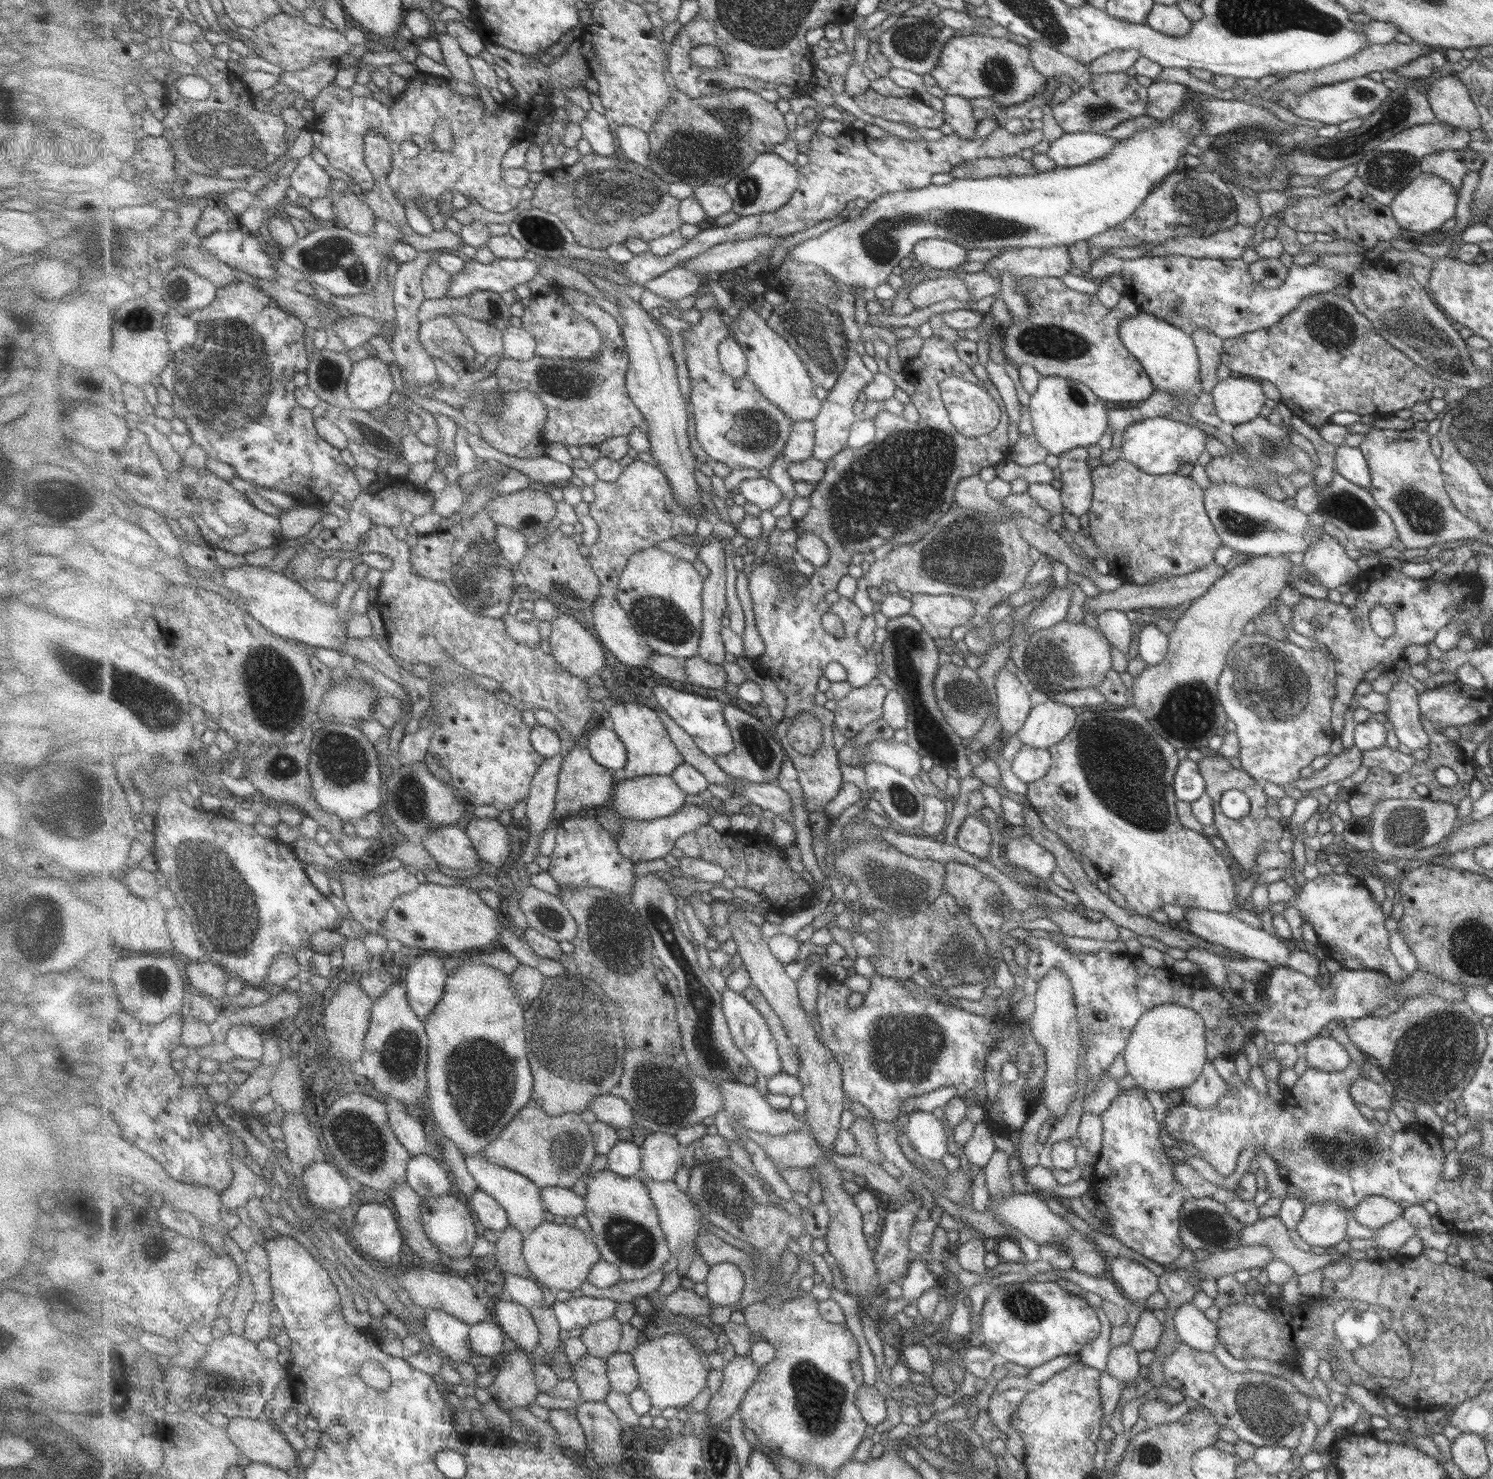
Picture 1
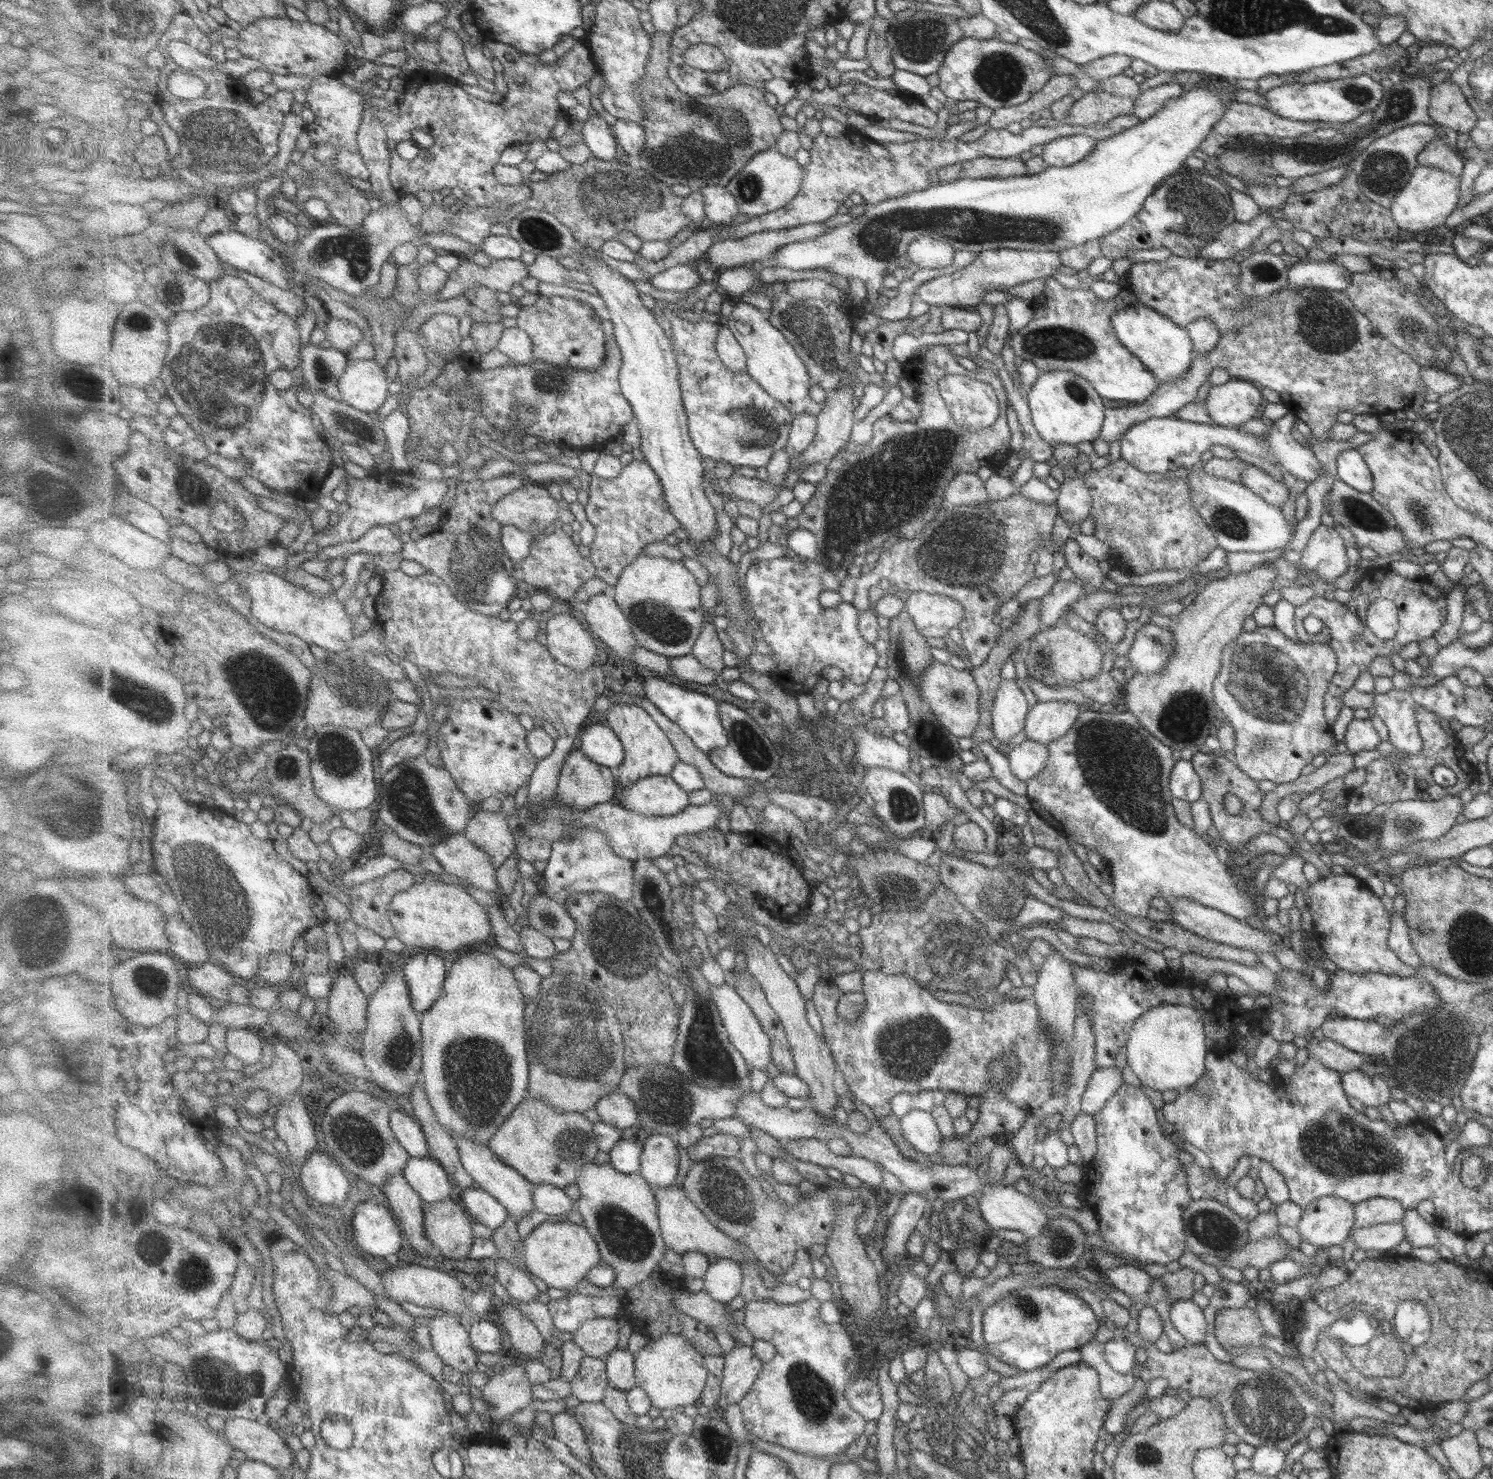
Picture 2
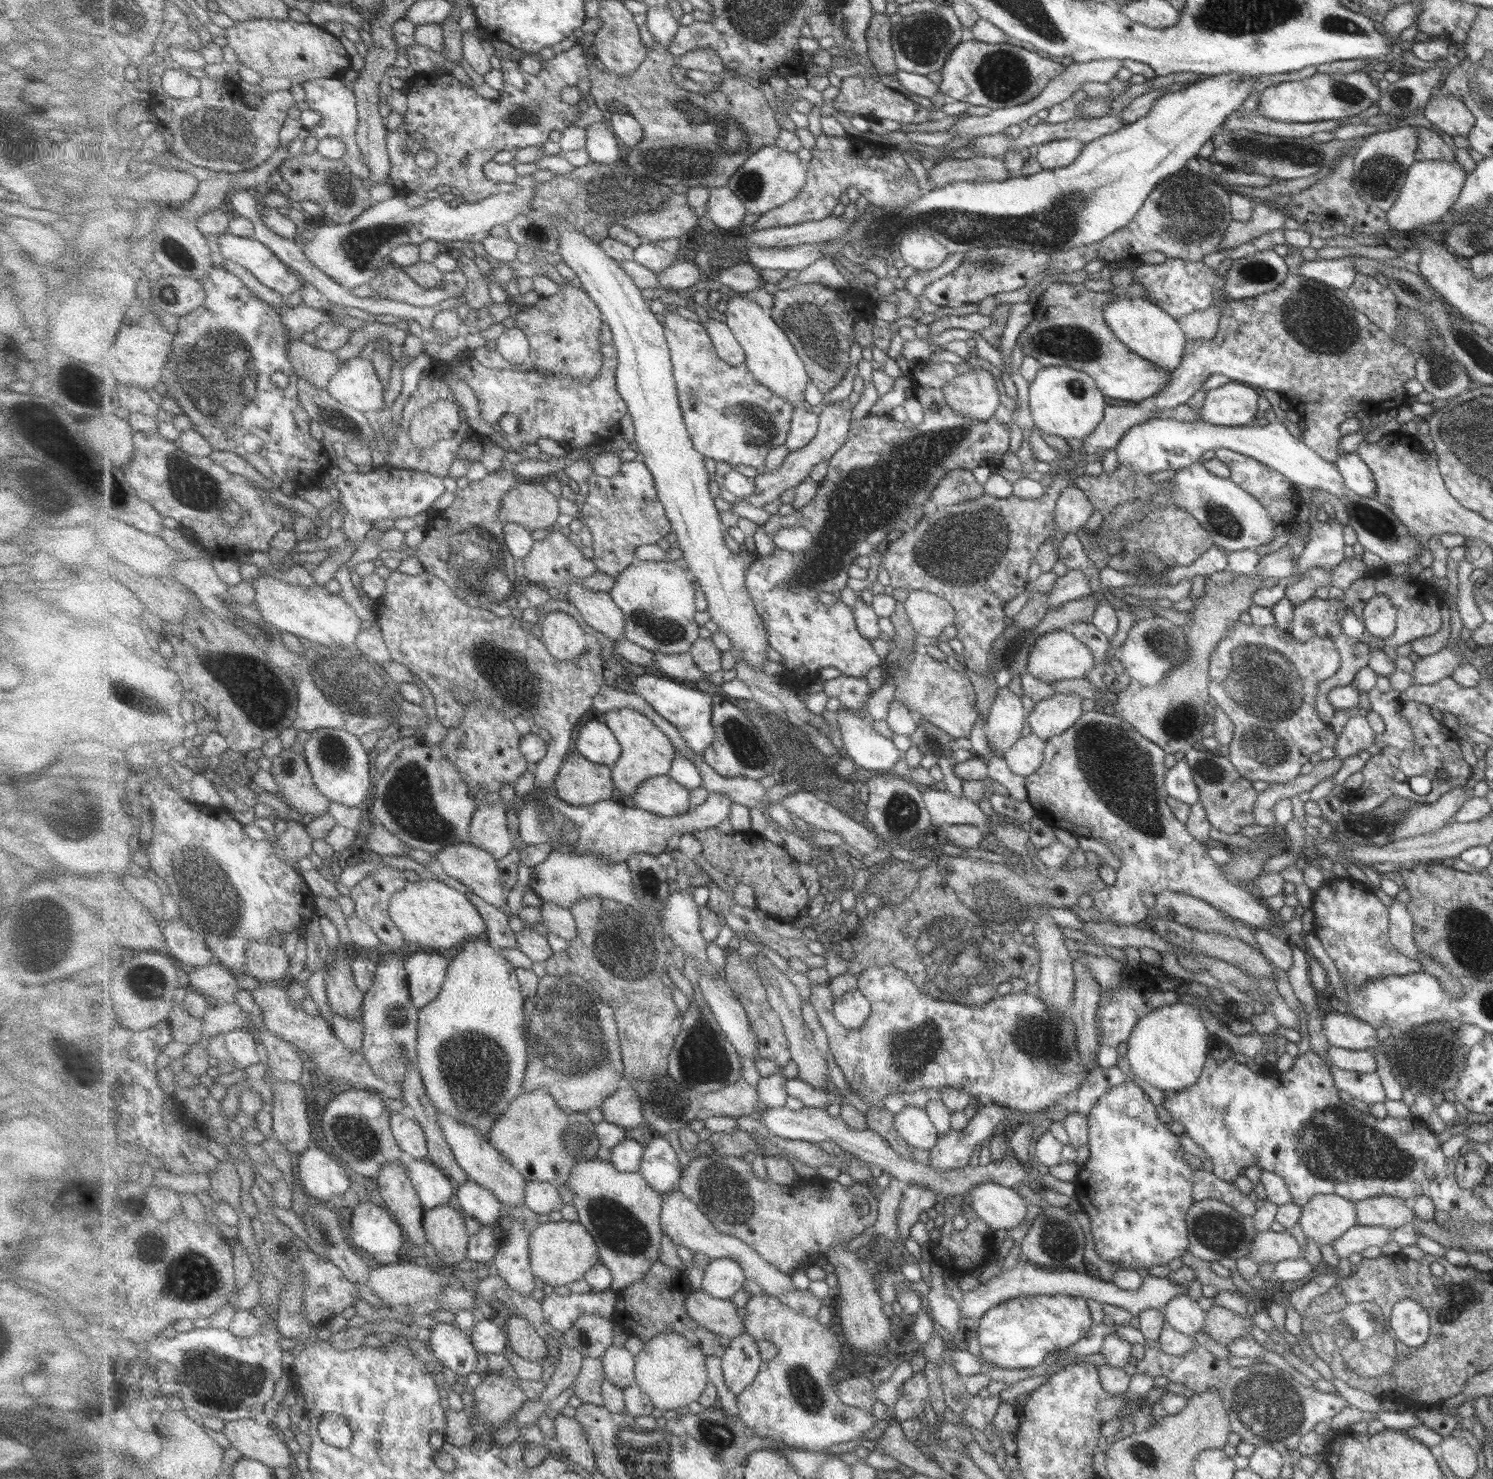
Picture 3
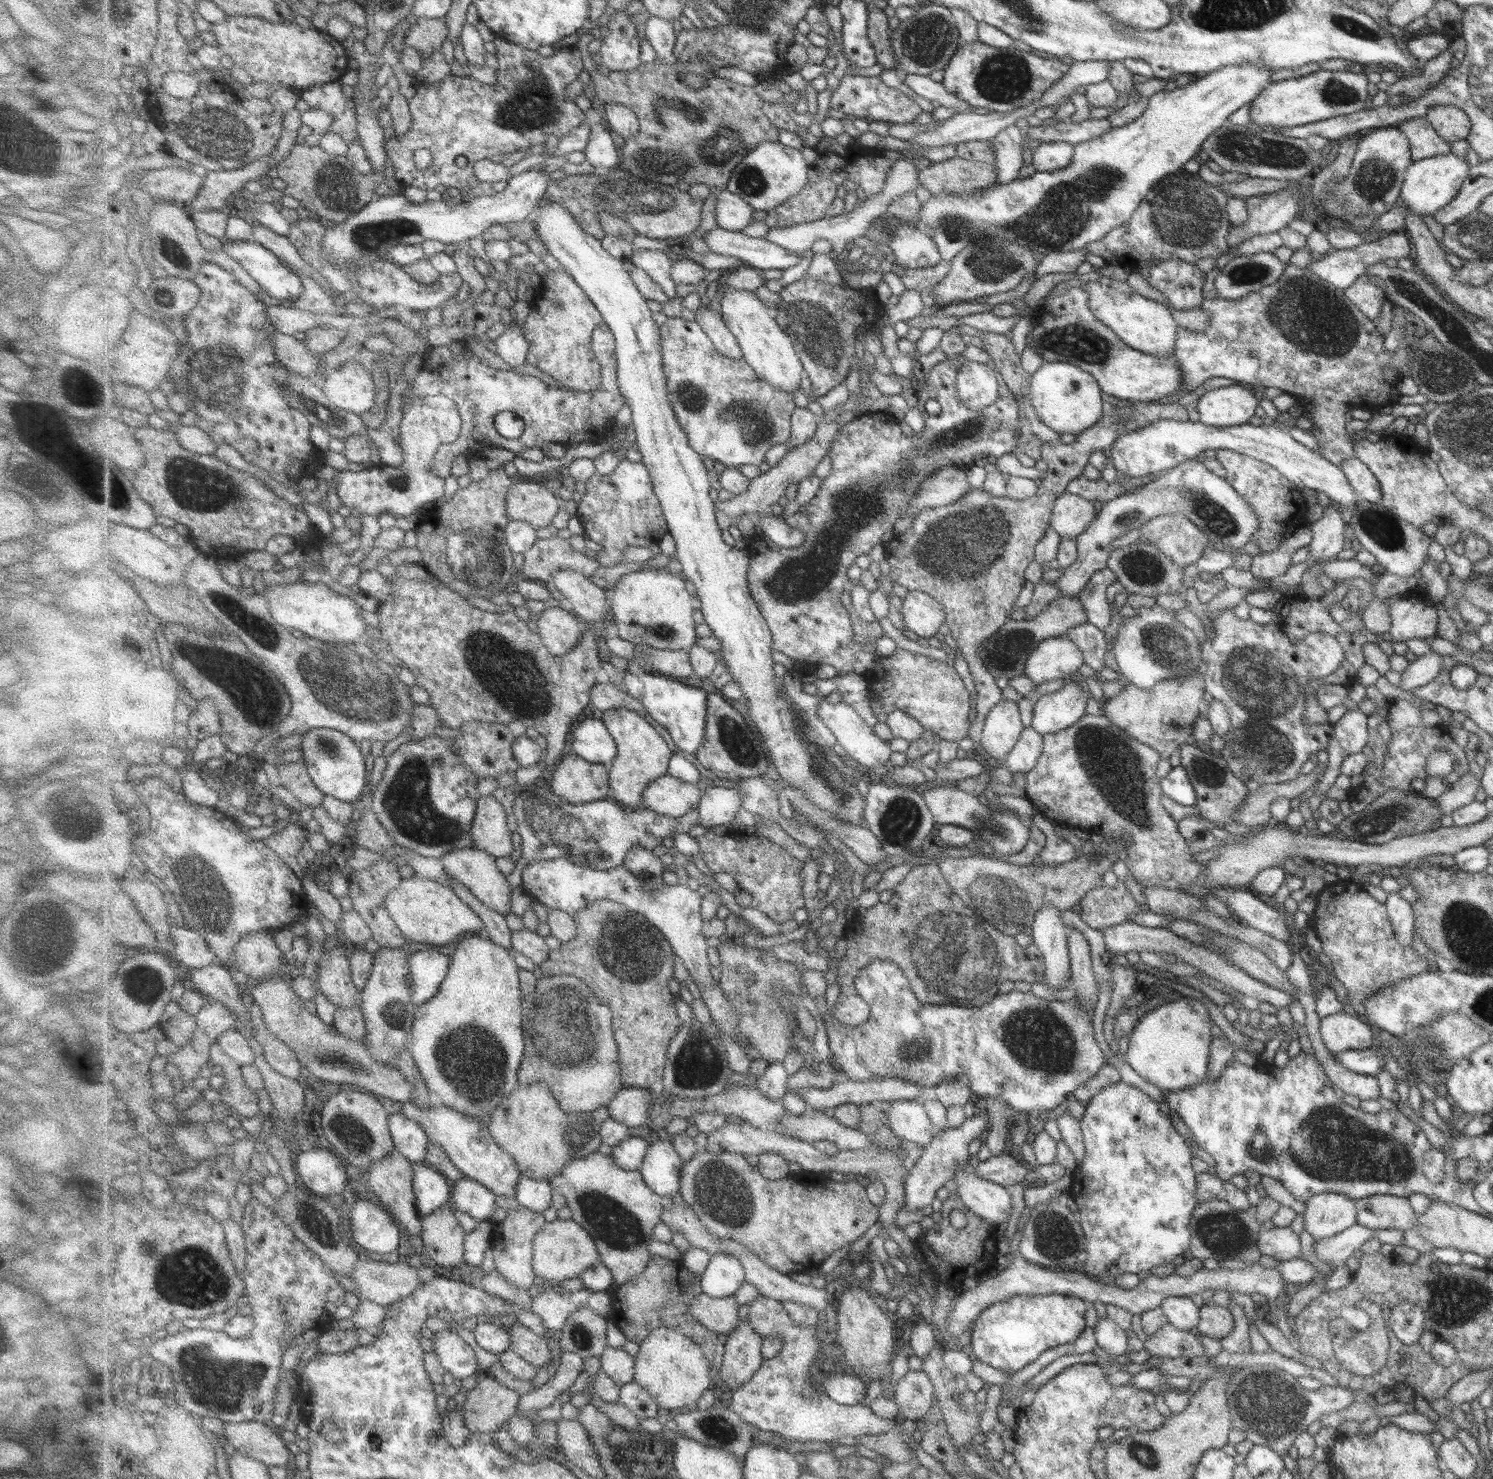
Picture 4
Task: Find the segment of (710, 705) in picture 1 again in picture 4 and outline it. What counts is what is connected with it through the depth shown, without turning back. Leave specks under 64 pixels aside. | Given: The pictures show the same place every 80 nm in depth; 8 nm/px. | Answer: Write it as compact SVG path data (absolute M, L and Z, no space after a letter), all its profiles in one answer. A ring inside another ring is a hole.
M636 669L624 673L627 690L647 709L649 720L668 730L681 753L694 757L706 741L708 694L696 682L668 678Z

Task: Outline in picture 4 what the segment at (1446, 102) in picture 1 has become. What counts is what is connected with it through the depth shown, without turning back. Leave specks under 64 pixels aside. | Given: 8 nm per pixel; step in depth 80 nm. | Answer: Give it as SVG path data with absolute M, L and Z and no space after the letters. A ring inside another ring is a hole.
M1433 105L1425 111L1423 117L1443 142L1451 144L1469 135L1469 117L1457 107Z

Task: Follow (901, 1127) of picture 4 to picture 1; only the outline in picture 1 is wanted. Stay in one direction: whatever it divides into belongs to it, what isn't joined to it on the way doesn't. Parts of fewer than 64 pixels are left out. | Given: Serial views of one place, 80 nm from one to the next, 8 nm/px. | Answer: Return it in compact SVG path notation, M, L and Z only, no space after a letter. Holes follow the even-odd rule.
M914 1112L910 1114L906 1134L910 1138L911 1144L915 1150L932 1166L933 1162L941 1162L947 1154L952 1153L950 1150L950 1136L940 1118L933 1113Z

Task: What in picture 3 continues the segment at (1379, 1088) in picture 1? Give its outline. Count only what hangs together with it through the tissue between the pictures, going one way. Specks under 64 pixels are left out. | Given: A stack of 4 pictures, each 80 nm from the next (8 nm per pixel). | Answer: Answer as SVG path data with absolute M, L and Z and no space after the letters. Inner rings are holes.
M1326 1062L1326 1064L1329 1067L1335 1088L1337 1090L1341 1090L1341 1092L1345 1092L1345 1094L1349 1094L1351 1099L1358 1100L1366 1105L1377 1103L1383 1104L1386 1100L1381 1083L1379 1083L1379 1076L1375 1073L1375 1071L1370 1073L1344 1072L1334 1066L1331 1066L1328 1062Z

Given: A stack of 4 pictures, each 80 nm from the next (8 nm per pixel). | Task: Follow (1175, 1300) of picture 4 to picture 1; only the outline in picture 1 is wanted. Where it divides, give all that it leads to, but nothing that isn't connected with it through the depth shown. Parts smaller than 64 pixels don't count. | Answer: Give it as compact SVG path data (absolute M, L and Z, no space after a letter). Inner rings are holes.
M1183 1304L1173 1313L1173 1328L1179 1343L1199 1352L1211 1353L1217 1346L1217 1328L1195 1308Z

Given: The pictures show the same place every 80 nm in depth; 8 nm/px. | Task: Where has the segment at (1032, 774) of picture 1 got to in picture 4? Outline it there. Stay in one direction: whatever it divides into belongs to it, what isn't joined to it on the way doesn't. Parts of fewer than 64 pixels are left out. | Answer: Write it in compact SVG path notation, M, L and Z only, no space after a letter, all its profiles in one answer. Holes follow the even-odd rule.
M1023 727L1015 744L1004 754L1002 766L1011 772L1026 773L1034 768L1041 756L1042 735L1033 727Z

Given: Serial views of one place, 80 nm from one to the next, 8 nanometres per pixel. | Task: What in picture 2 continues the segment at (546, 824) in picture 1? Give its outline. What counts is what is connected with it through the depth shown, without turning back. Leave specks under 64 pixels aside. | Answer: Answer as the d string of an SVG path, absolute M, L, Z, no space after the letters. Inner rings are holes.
M374 526L355 542L344 542L318 551L317 560L334 559L339 556L370 552L382 556L385 553L402 554L403 540L395 536L395 532L387 526ZM386 569L383 574L382 593L379 594L379 617L376 617L385 638L385 645L393 654L412 662L417 667L426 668L433 674L452 674L463 679L465 677L477 678L482 686L496 694L495 701L505 706L510 713L528 714L531 718L543 718L551 722L559 730L559 738L553 752L547 758L538 761L537 768L532 774L528 784L528 801L537 807L549 807L558 794L558 782L566 758L575 748L575 742L583 730L585 720L593 712L598 697L605 693L605 674L603 668L596 664L589 670L573 670L560 663L547 650L546 646L534 640L521 640L517 634L519 624L510 620L483 615L479 611L471 610L450 589L439 575L429 574L408 576L403 570Z

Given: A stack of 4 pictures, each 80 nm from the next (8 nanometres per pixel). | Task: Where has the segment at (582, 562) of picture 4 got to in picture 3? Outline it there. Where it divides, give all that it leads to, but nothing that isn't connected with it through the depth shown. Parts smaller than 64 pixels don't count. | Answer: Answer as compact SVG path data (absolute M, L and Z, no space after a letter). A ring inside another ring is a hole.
M552 530L542 541L537 541L532 546L532 551L523 559L524 576L532 584L537 584L554 592L557 590L565 591L566 586L570 584L570 580L583 580L588 576L593 576L598 572L596 564L592 559L587 559L583 556L583 552L579 550L575 543L561 534L560 531Z

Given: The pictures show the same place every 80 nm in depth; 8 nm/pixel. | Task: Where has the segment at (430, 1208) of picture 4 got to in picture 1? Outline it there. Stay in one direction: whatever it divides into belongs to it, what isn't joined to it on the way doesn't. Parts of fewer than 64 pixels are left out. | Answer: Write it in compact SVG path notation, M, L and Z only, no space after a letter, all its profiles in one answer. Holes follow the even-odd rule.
M425 1153L414 1155L408 1165L406 1183L422 1197L441 1196L452 1188L447 1169L444 1163Z

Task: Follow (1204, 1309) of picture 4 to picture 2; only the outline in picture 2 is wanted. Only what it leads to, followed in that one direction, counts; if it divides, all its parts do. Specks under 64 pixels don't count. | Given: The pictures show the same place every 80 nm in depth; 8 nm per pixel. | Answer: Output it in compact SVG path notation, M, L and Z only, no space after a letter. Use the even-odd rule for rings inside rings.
M1248 1307L1237 1310L1219 1308L1215 1312L1213 1323L1215 1339L1228 1355L1240 1356L1247 1347L1264 1348L1268 1354L1274 1354L1261 1345L1261 1338L1267 1335L1255 1310L1250 1310Z

